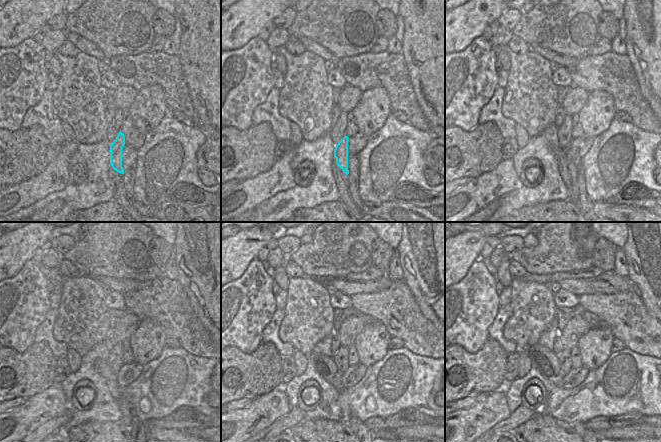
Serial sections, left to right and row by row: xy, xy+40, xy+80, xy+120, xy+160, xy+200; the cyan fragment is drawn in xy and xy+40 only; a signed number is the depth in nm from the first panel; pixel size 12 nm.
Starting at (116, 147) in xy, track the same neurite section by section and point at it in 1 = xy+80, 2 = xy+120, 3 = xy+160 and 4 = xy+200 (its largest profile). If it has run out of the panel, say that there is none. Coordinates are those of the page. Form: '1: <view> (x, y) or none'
1: xy+80 (572, 166)
2: xy+120 (126, 421)
3: xy+160 (354, 423)
4: xy+200 (578, 425)

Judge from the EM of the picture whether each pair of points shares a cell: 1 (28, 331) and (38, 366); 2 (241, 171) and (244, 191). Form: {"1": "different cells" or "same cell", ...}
{"1": "different cells", "2": "different cells"}

